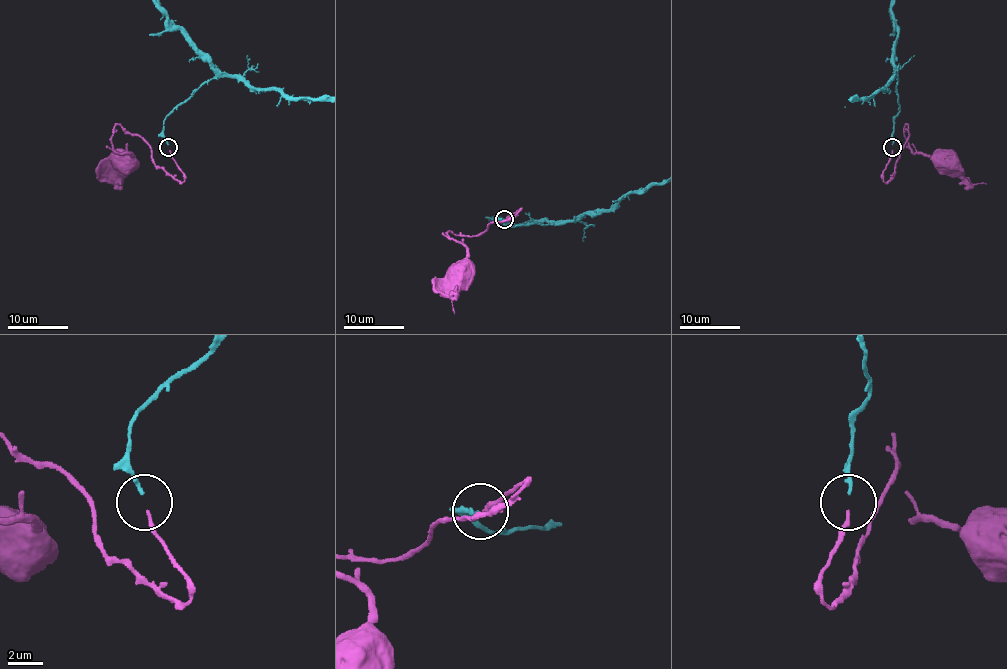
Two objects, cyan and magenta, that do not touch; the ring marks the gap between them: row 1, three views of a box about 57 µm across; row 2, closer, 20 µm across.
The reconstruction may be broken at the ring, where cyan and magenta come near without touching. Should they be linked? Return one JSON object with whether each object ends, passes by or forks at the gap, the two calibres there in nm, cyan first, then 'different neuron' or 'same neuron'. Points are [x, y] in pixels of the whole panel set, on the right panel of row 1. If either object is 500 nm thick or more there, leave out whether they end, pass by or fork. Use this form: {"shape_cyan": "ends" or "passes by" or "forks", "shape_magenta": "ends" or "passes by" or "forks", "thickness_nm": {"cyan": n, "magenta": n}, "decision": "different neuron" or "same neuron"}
{"shape_cyan": "ends", "shape_magenta": "ends", "thickness_nm": {"cyan": 220, "magenta": 220}, "decision": "same neuron"}

